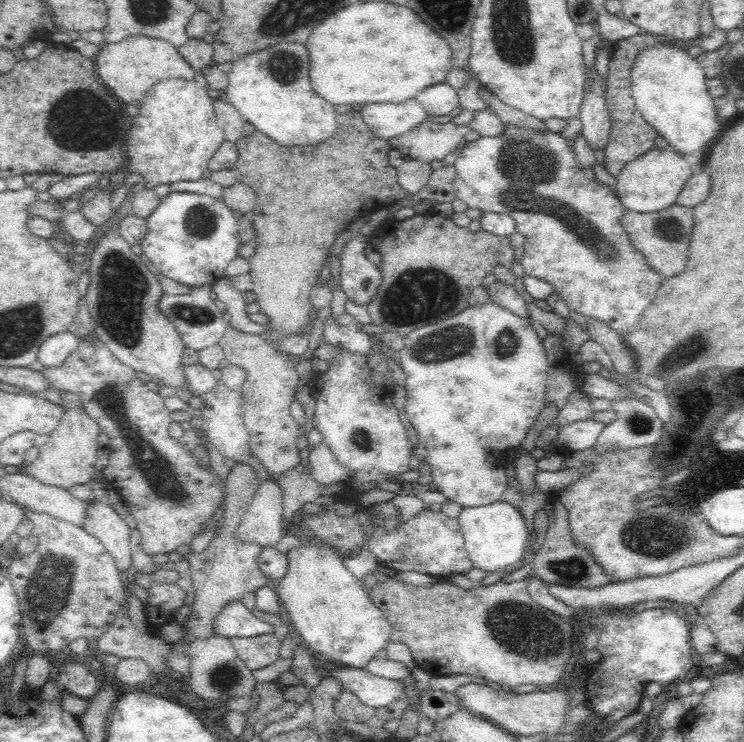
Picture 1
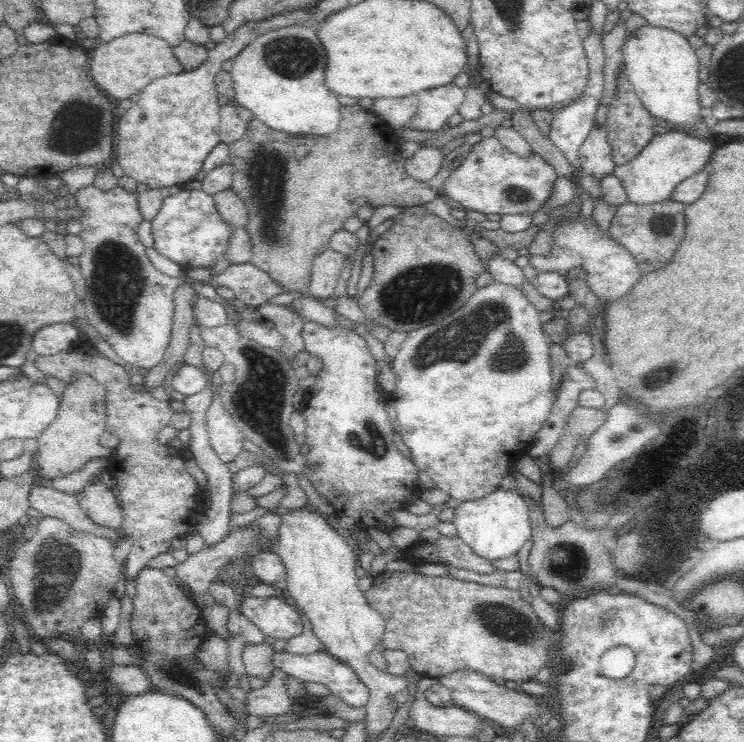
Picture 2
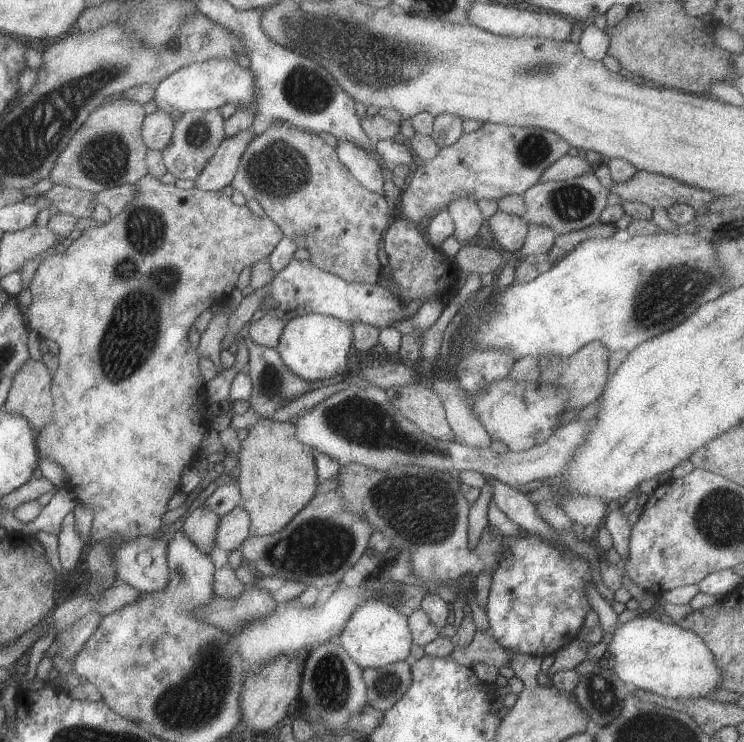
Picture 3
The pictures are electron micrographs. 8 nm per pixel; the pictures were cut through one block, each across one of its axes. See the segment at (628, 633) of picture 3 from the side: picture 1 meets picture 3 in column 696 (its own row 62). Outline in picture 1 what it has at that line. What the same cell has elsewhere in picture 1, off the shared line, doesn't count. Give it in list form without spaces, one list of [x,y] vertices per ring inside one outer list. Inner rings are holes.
[[[672,44],[652,46],[650,50],[640,52],[640,56],[634,60],[632,96],[636,100],[636,108],[676,154],[684,156],[704,152],[708,156],[708,152],[714,148],[714,140],[722,132],[714,104],[716,98],[708,94],[706,82],[708,78],[698,60]]]

